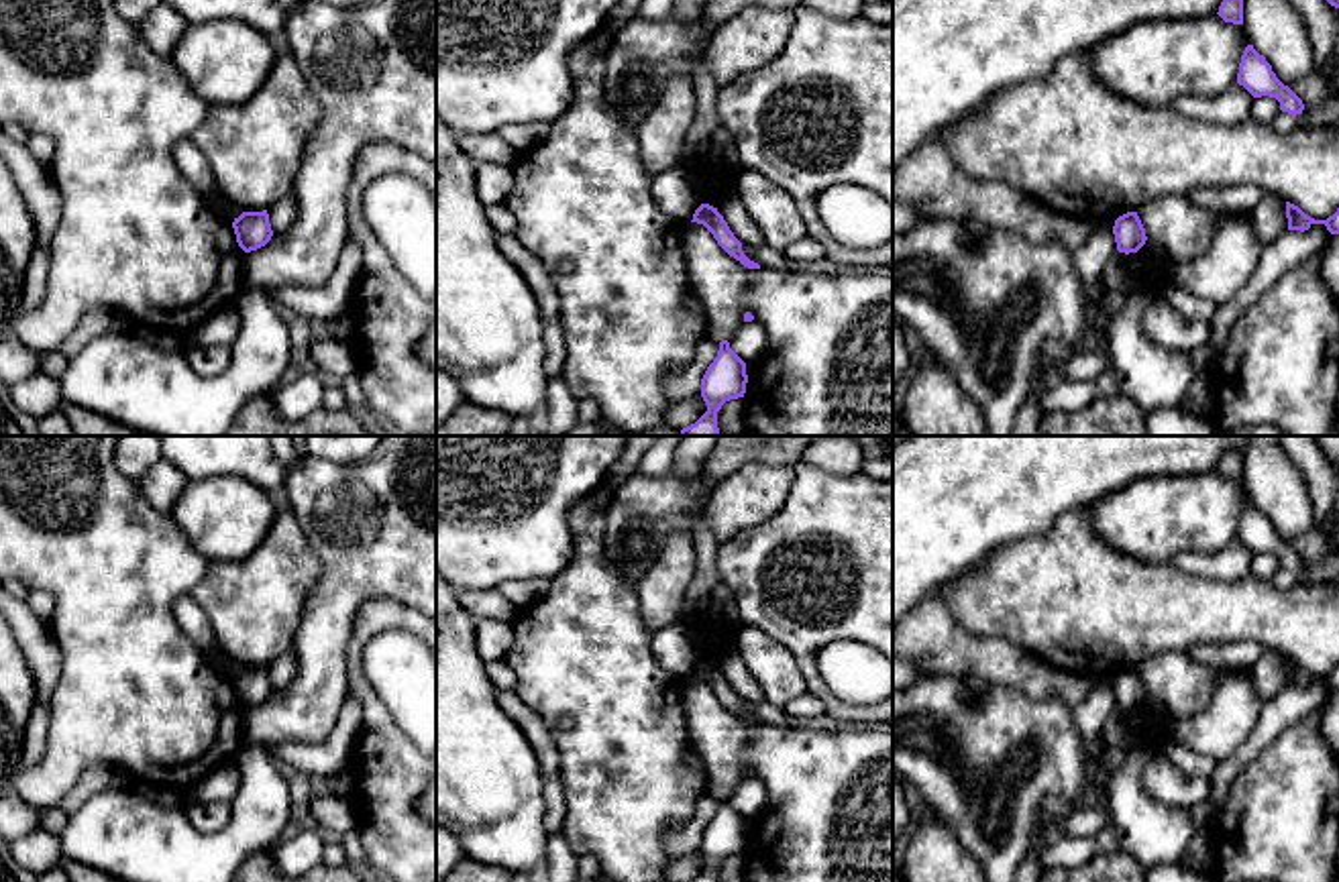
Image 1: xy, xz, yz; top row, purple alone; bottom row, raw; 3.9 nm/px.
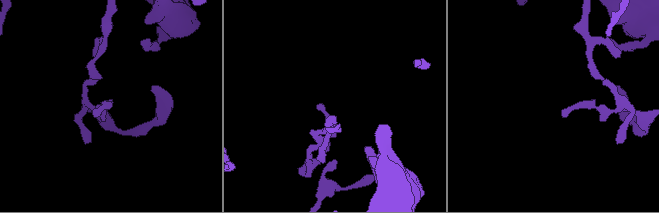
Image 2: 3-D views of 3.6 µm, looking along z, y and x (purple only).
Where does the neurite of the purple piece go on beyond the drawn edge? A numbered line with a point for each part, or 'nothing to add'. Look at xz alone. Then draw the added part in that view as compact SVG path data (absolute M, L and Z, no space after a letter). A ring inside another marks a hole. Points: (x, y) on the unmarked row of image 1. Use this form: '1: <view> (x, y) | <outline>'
nothing to add

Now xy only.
nothing to add

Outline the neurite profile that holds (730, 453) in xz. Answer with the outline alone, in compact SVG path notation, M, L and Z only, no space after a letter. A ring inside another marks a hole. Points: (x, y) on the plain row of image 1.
M719 436L703 462L705 497L697 505L691 540L695 544L695 574L685 591L681 621L711 617L711 595L719 589L715 556L719 540L703 519L709 491L748 462L795 466L803 450L823 436Z

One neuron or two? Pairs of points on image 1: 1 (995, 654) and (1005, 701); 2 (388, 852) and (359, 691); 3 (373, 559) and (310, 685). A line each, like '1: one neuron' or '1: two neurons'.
1: two neurons
2: one neuron
3: one neuron

